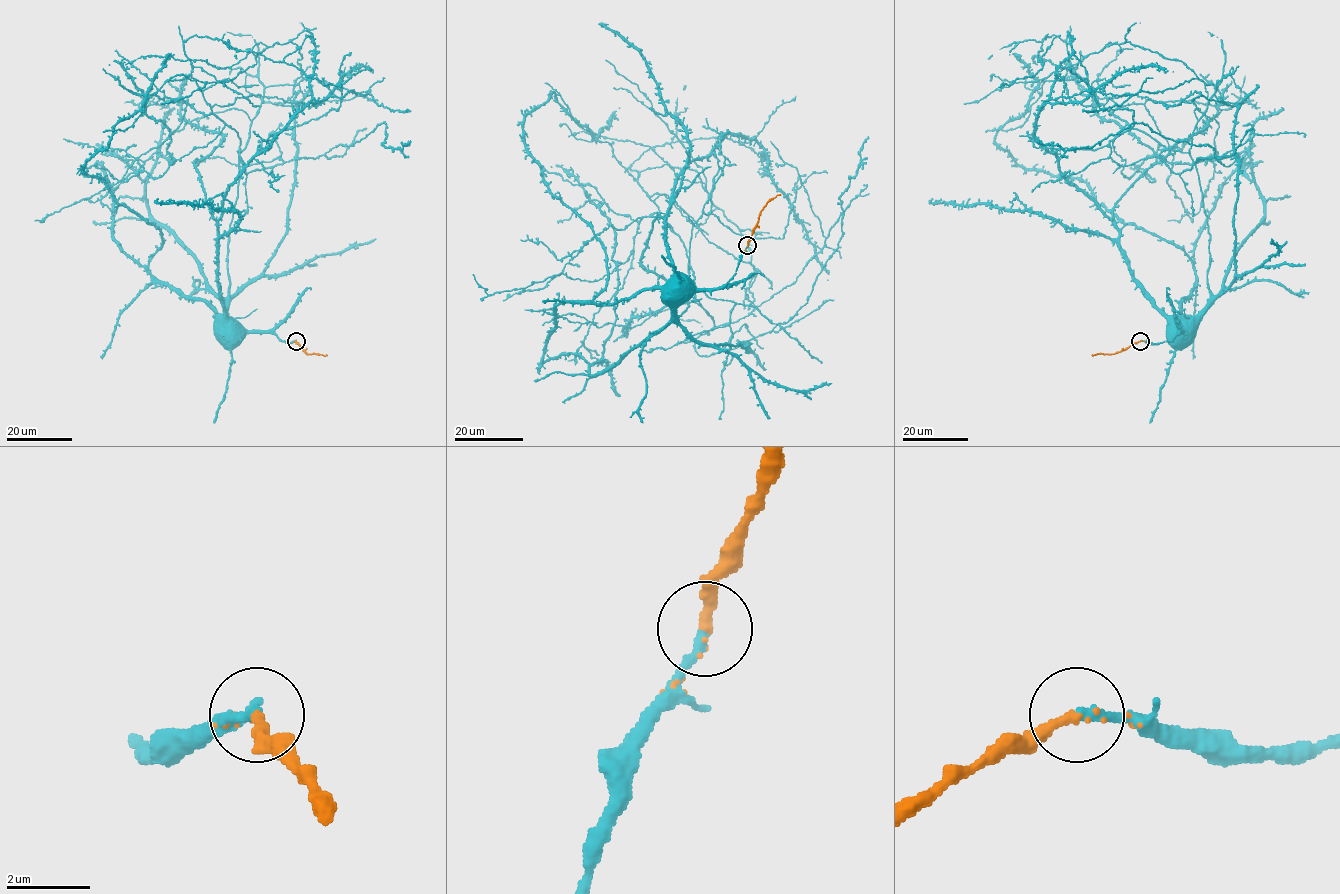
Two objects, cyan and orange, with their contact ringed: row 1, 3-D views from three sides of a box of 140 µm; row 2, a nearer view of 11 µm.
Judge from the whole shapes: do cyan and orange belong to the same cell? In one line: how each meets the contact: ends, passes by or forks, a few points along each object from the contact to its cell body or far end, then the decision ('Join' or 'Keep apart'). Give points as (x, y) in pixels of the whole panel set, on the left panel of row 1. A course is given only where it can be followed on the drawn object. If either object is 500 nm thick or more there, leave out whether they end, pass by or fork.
At the ring cyan ends. At the ring orange ends. Course of cyan: (296, 340), (287, 343), (273, 334), (244, 333), (240, 329), (225, 326). Course of orange: (296, 340), (307, 354), (327, 354). Join

